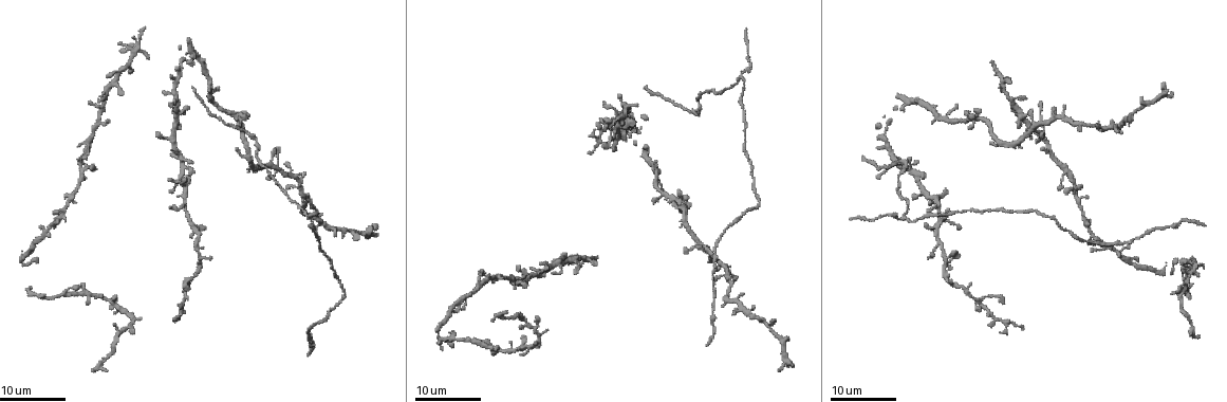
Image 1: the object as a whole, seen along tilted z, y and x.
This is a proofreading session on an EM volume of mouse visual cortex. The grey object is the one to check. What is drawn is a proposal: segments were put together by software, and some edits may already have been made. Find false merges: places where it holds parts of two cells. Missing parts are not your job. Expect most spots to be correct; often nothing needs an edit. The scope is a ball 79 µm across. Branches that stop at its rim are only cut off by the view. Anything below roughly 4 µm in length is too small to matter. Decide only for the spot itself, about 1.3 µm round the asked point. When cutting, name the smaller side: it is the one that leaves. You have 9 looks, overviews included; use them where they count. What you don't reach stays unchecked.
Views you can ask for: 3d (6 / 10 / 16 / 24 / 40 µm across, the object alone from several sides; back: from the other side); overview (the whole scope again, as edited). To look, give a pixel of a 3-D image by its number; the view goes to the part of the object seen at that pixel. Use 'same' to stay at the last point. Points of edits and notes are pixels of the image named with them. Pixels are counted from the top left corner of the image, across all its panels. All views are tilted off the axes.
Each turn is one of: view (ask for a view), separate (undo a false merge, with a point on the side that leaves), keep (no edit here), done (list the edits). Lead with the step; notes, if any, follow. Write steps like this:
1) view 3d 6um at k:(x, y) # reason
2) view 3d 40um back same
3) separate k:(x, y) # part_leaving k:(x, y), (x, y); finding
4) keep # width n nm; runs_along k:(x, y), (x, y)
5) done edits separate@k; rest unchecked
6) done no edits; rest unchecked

view 3d 16um at 1:(904, 217) # three arms meet

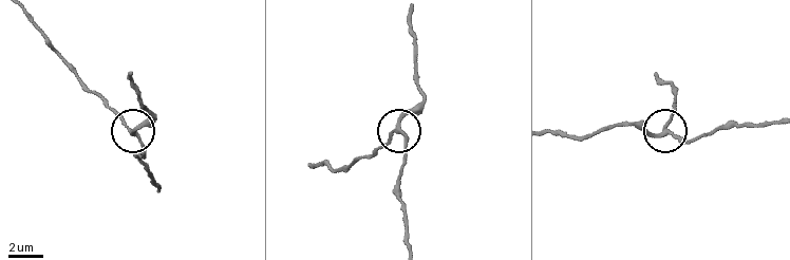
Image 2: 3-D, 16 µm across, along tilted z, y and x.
view 3d 6um at 2:(131, 132) # zoom in

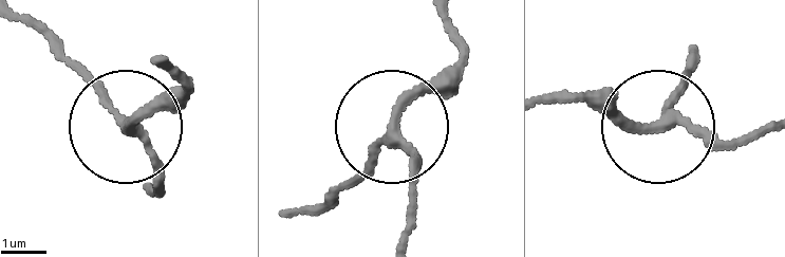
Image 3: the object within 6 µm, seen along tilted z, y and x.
keep # runs_along 3:(691, 61), (659, 127), (565, 104); continuous, no second cell

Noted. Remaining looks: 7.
view 3d 24um at 1:(711, 310) # calibre changes

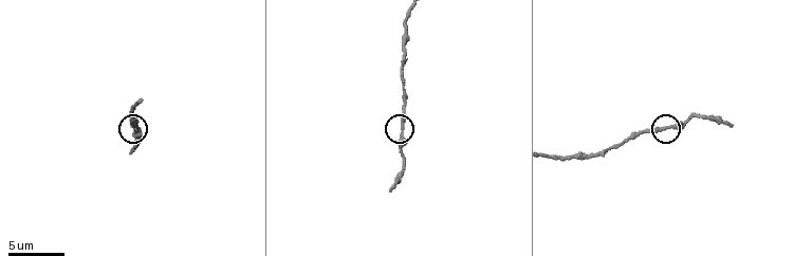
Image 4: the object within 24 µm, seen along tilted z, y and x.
view 3d 6um at 4:(664, 130)

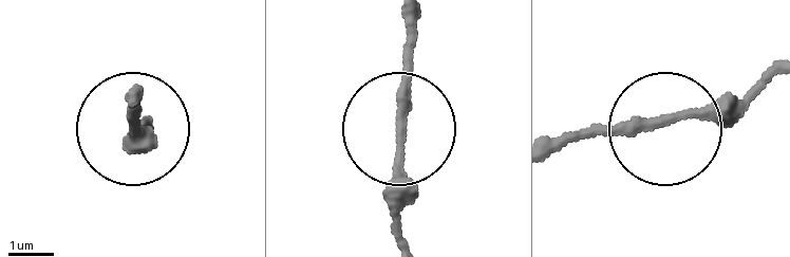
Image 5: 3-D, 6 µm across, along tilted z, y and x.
keep # one cell here

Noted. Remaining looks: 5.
view 3d 16um at 1:(627, 114) # three arms meet

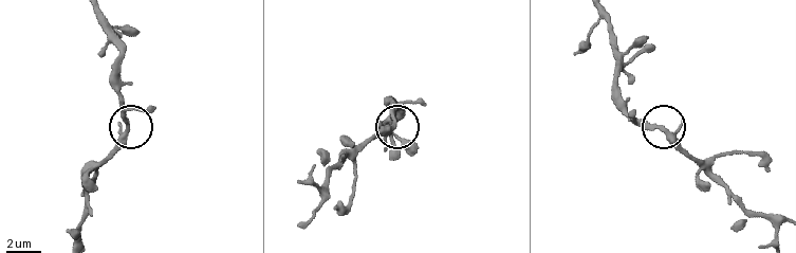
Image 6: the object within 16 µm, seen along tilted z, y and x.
view 3d 10um at 6:(393, 126) # closer look

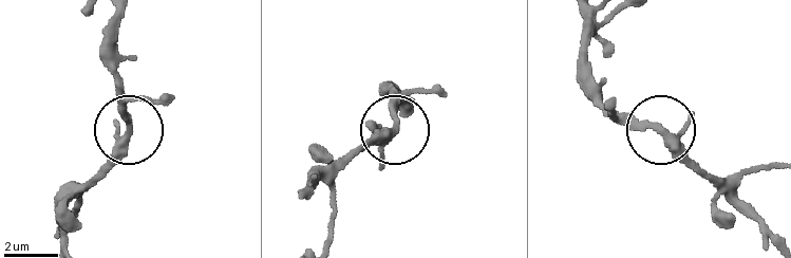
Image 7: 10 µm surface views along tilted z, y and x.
keep # runs_along 7:(115, 15), (119, 96), (129, 121), (90, 184); one cell here

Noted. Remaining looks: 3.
view 3d 16um at 1:(221, 106) # arms part here

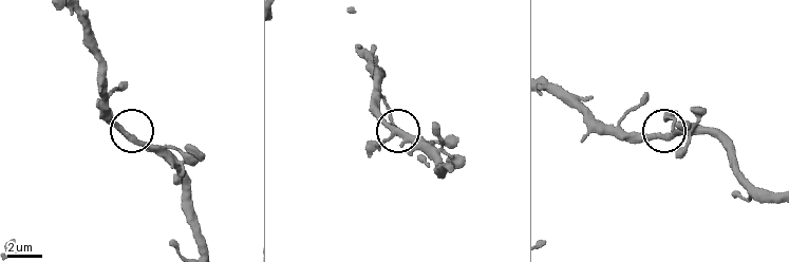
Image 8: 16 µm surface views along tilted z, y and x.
view 3d 10um at 8:(130, 139)

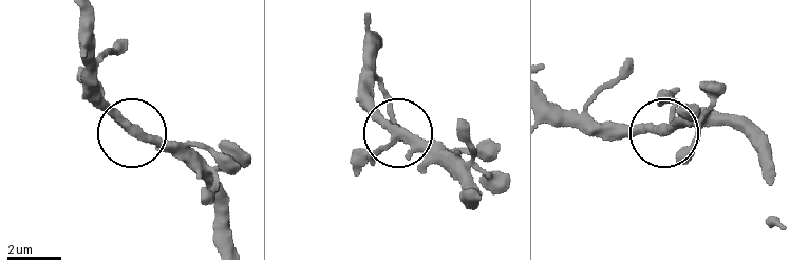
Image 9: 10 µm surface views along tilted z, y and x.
keep # continuous, no second cell

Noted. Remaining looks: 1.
done no edits; rest unchecked

